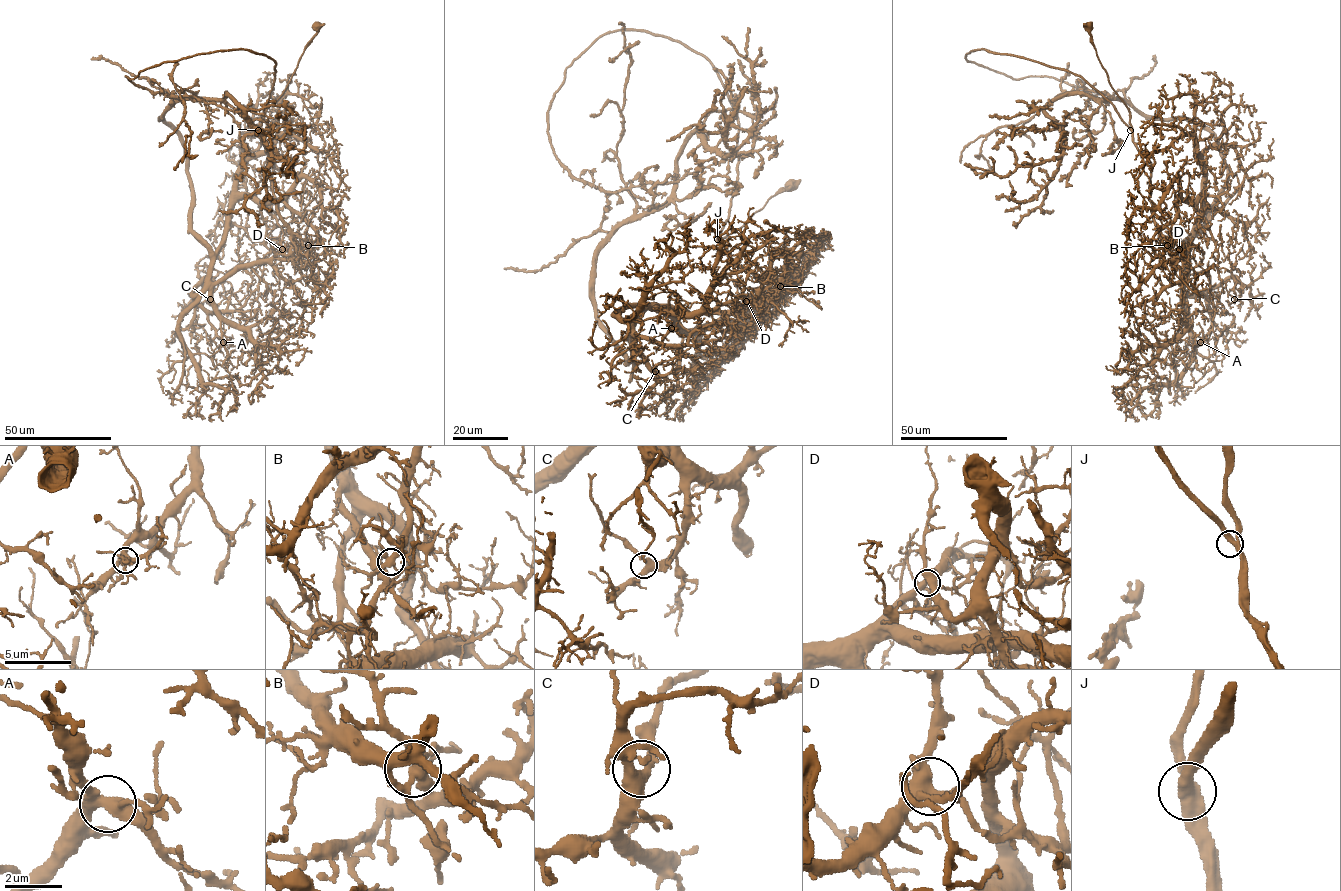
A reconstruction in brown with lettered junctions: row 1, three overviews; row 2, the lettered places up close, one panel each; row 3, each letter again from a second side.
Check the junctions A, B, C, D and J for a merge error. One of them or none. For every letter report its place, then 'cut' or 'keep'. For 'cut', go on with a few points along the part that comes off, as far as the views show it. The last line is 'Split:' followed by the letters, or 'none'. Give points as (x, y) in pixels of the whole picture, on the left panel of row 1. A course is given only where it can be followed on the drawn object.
A: place (223, 342); keep
B: place (308, 245); cut; course (308, 245), (278, 210), (261, 141), (275, 62), (249, 50), (220, 50), (126, 76), (153, 92), (266, 120)
C: place (210, 299); keep
D: place (282, 249); keep
J: place (258, 130); keep
Split: B

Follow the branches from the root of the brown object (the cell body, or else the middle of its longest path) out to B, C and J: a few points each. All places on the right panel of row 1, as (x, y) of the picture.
B: (1088, 26), (1109, 82), (1129, 112), (1133, 141), (1150, 164), (1149, 199), (1153, 221), (1165, 248), (1167, 245)
C: (1088, 26), (1150, 164), (1154, 222), (1170, 255), (1188, 264), (1184, 290), (1201, 294), (1234, 278), (1234, 299)
J: (1088, 26), (1109, 82), (1128, 110), (1130, 130)

